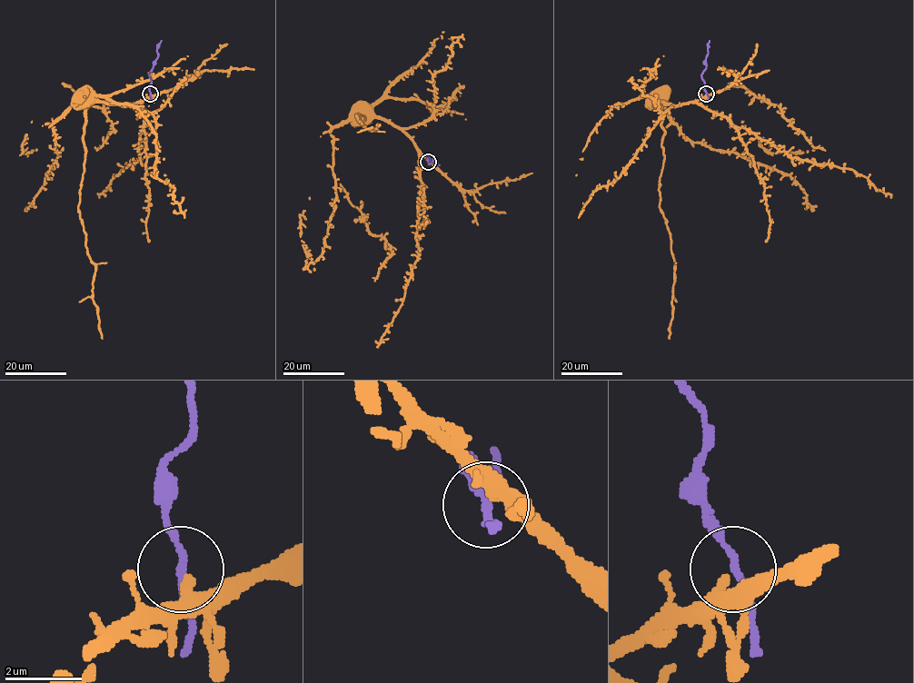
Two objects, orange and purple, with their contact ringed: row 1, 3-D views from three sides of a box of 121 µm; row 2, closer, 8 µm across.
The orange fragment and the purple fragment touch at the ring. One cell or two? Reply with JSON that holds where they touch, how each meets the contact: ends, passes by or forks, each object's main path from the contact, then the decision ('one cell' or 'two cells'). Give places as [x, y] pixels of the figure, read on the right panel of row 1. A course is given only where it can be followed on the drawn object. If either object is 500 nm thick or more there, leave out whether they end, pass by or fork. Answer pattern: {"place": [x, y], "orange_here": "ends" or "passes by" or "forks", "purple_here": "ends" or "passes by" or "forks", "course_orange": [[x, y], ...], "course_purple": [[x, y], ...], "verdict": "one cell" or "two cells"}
{"place": [706, 94], "orange_here": "forks", "purple_here": "passes by", "course_orange": [[706, 94], [675, 104], [661, 103], [664, 162], [659, 183], [660, 210], [670, 235], [674, 262], [670, 338]], "course_purple": [[706, 94], [701, 74], [706, 67], [710, 41]], "verdict": "one cell"}

